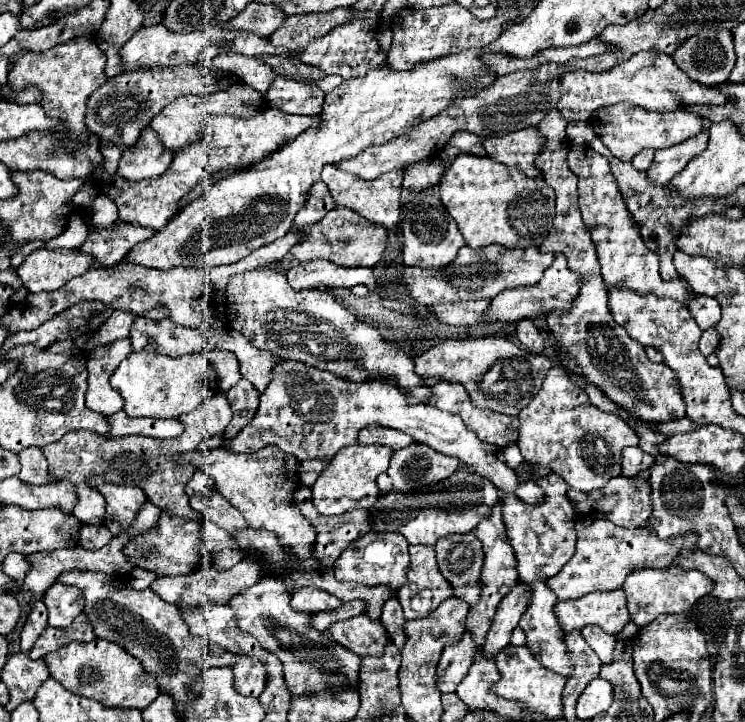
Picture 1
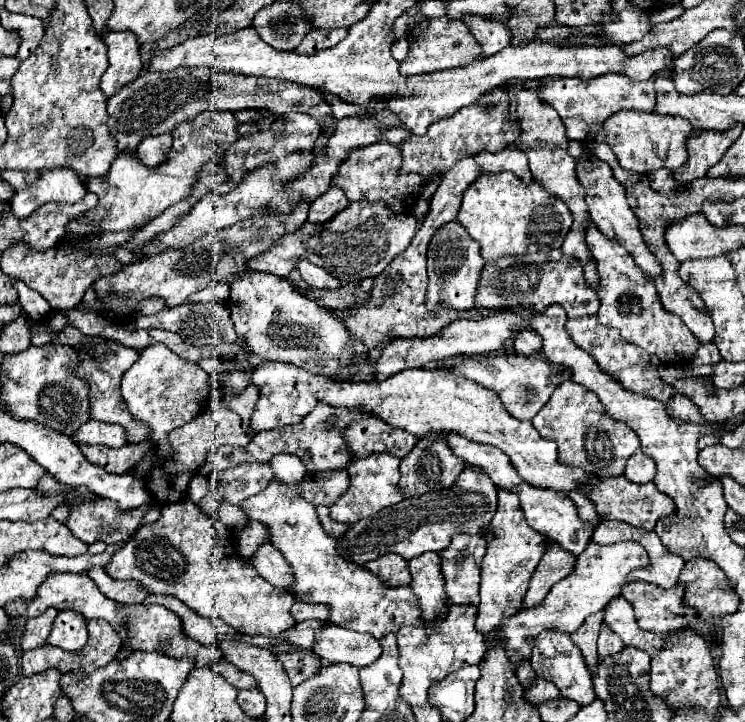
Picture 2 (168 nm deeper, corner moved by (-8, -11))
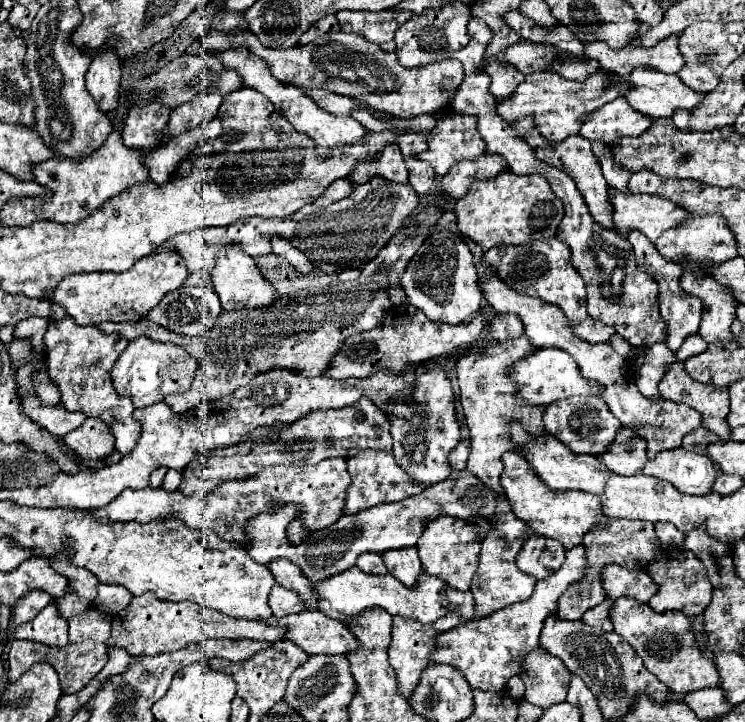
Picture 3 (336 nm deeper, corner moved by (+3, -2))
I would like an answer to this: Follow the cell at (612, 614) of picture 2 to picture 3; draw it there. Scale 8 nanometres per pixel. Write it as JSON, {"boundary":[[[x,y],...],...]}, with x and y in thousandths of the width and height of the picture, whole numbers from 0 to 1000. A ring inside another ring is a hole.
{"boundary":[[[835,827],[827,830],[819,857],[824,863],[824,874],[851,896],[851,902],[864,916],[864,924],[889,946],[894,946],[899,957],[918,963],[934,954],[964,952],[964,927],[934,896],[926,860],[913,852],[913,846],[878,849],[867,835],[854,835],[851,830]]]}

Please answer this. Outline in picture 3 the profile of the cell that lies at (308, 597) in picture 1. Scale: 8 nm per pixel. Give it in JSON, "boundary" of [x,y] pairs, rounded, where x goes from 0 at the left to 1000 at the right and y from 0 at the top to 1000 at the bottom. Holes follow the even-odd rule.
{"boundary":[[[368,810],[365,813],[360,838],[362,838],[368,855],[384,855],[384,852],[403,849],[403,846],[411,843],[408,835],[405,835],[405,830],[403,830],[403,824],[397,819],[381,816],[379,810]]]}

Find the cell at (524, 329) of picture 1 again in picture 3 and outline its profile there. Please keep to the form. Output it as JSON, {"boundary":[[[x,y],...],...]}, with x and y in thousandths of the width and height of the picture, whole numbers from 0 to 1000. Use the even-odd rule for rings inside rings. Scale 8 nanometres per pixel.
{"boundary":[[[663,434],[658,442],[658,464],[666,472],[679,472],[679,470],[690,470],[695,464],[703,461],[701,445],[695,436],[682,436],[682,434]]]}

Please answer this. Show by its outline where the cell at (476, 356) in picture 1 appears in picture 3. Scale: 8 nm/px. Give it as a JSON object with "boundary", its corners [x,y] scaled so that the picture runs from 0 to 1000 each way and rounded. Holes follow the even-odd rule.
{"boundary":[[[722,483],[714,492],[698,497],[685,508],[685,522],[698,533],[695,553],[709,555],[711,561],[736,561],[768,547],[808,547],[808,533],[792,525],[784,525],[773,500],[754,483]]]}

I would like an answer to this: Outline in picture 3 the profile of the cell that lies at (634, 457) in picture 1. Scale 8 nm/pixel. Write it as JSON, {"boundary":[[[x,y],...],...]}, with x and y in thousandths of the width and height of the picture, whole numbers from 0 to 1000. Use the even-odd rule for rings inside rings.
{"boundary":[[[835,591],[835,597],[821,611],[821,619],[813,619],[805,630],[800,630],[819,652],[830,658],[851,658],[862,652],[867,633],[864,605],[854,602],[854,597]]]}

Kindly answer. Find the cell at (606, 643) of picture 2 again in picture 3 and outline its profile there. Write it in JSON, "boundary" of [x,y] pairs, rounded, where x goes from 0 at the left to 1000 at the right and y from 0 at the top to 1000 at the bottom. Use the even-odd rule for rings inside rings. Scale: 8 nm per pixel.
{"boundary":[[[811,830],[805,838],[789,843],[781,855],[781,860],[787,866],[797,866],[797,868],[805,868],[811,874],[821,874],[821,863],[816,857],[816,846],[821,846],[821,830]]]}

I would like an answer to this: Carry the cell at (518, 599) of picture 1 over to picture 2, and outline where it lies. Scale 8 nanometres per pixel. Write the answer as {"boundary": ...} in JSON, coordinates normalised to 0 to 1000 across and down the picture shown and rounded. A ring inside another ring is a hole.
{"boundary":[[[750,756],[740,759],[723,778],[723,784],[718,787],[713,806],[710,806],[710,817],[705,823],[702,831],[702,842],[718,842],[718,837],[729,834],[732,823],[740,817],[740,812],[750,803],[756,803],[758,798],[766,795],[769,784],[772,784],[772,770]]]}

